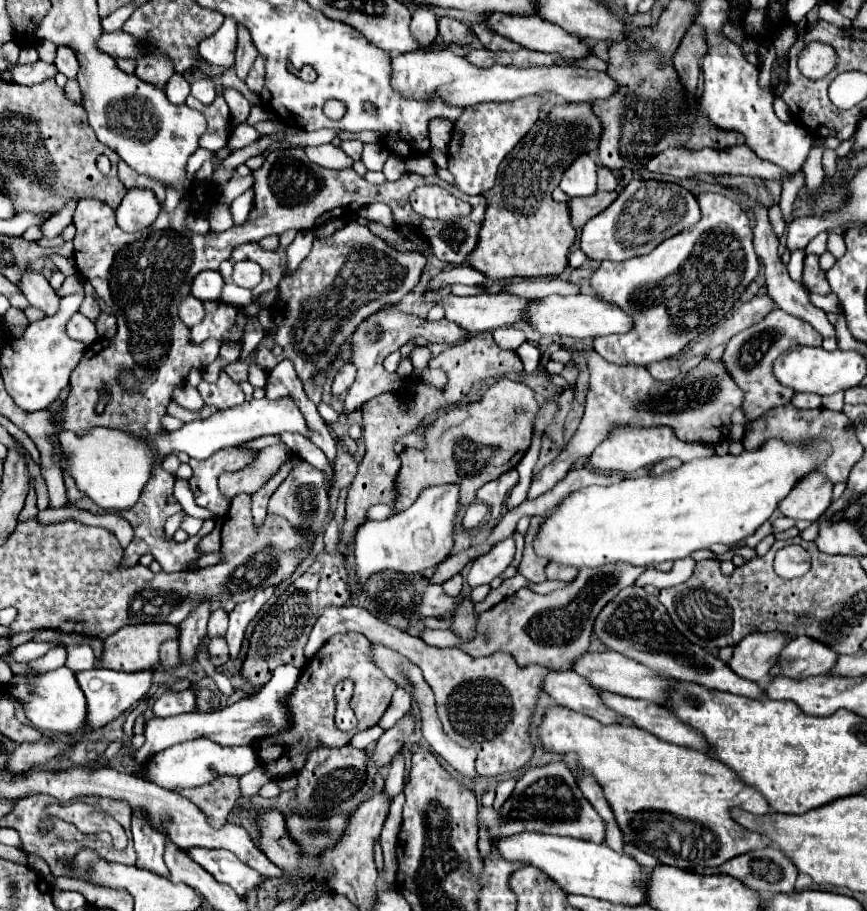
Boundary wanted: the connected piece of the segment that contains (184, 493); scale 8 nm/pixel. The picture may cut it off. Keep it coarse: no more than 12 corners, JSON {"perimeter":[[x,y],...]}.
{"perimeter":[[175,479],[174,497],[183,511],[200,519],[218,517],[200,509],[188,487],[188,480]]}

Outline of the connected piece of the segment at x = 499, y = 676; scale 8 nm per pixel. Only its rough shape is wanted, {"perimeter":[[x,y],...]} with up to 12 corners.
{"perimeter":[[352,605],[324,609],[304,647],[362,633],[422,669],[446,735],[494,777],[534,753],[542,665],[430,647]]}

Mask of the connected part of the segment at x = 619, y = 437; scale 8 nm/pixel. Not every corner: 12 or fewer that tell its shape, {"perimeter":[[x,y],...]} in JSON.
{"perimeter":[[668,427],[612,429],[590,455],[596,471],[636,473],[662,459],[714,455]]}

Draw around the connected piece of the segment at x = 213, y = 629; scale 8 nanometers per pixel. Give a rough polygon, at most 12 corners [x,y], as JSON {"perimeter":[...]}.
{"perimeter":[[218,607],[208,621],[208,635],[224,635],[228,613]]}

